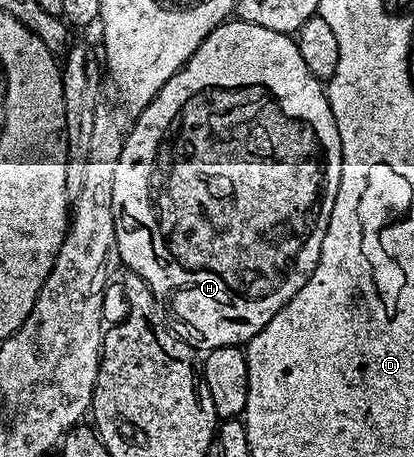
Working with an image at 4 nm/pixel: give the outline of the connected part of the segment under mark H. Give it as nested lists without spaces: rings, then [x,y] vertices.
[[[227,21],[202,42],[200,49],[192,53],[189,61],[167,81],[164,89],[156,93],[154,100],[143,111],[137,112],[135,119],[138,120],[135,123],[133,120],[126,132],[120,161],[116,161],[116,181],[112,181],[112,199],[117,208],[114,224],[118,258],[129,270],[146,280],[155,299],[170,299],[175,317],[195,331],[193,342],[199,348],[245,345],[264,329],[264,325],[268,325],[268,321],[272,321],[275,311],[300,293],[320,261],[320,245],[324,245],[324,233],[336,205],[342,172],[342,142],[323,84],[308,73],[308,65],[304,65],[304,57],[300,57],[298,44],[291,36],[260,25]]]

